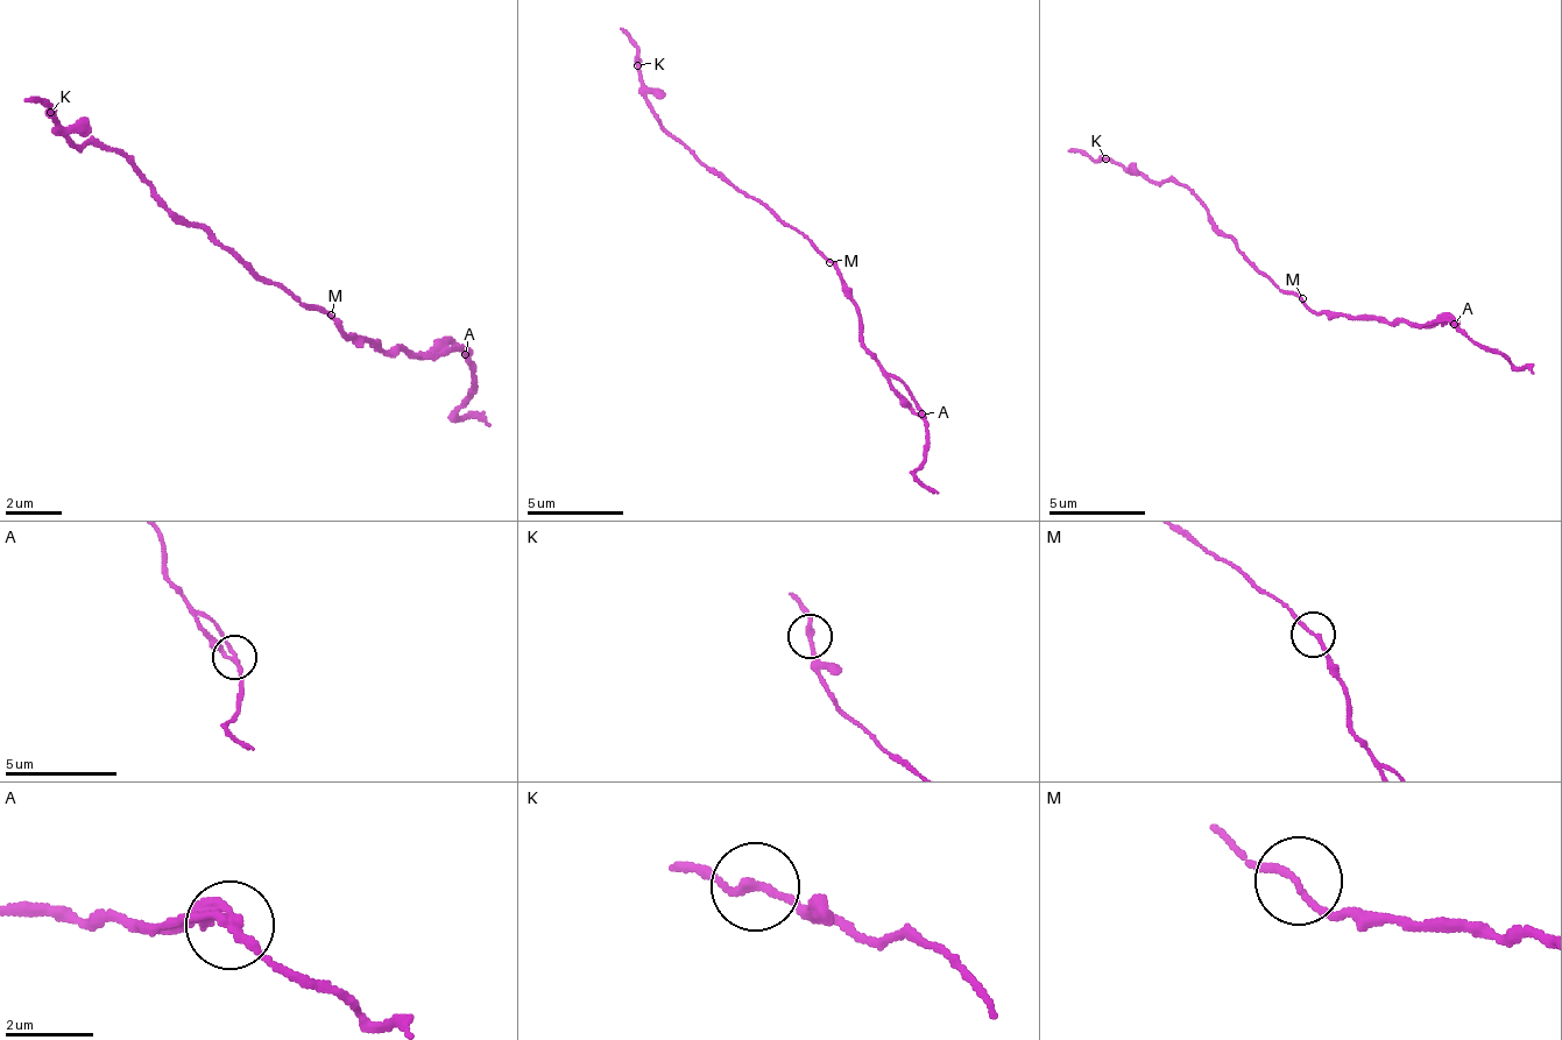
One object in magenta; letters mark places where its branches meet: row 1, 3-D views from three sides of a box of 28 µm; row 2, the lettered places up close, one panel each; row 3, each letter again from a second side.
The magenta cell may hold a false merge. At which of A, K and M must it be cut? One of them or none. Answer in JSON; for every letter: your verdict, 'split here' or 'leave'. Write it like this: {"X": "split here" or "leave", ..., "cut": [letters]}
{"A": "split here", "K": "leave", "M": "leave", "cut": ["A"]}

